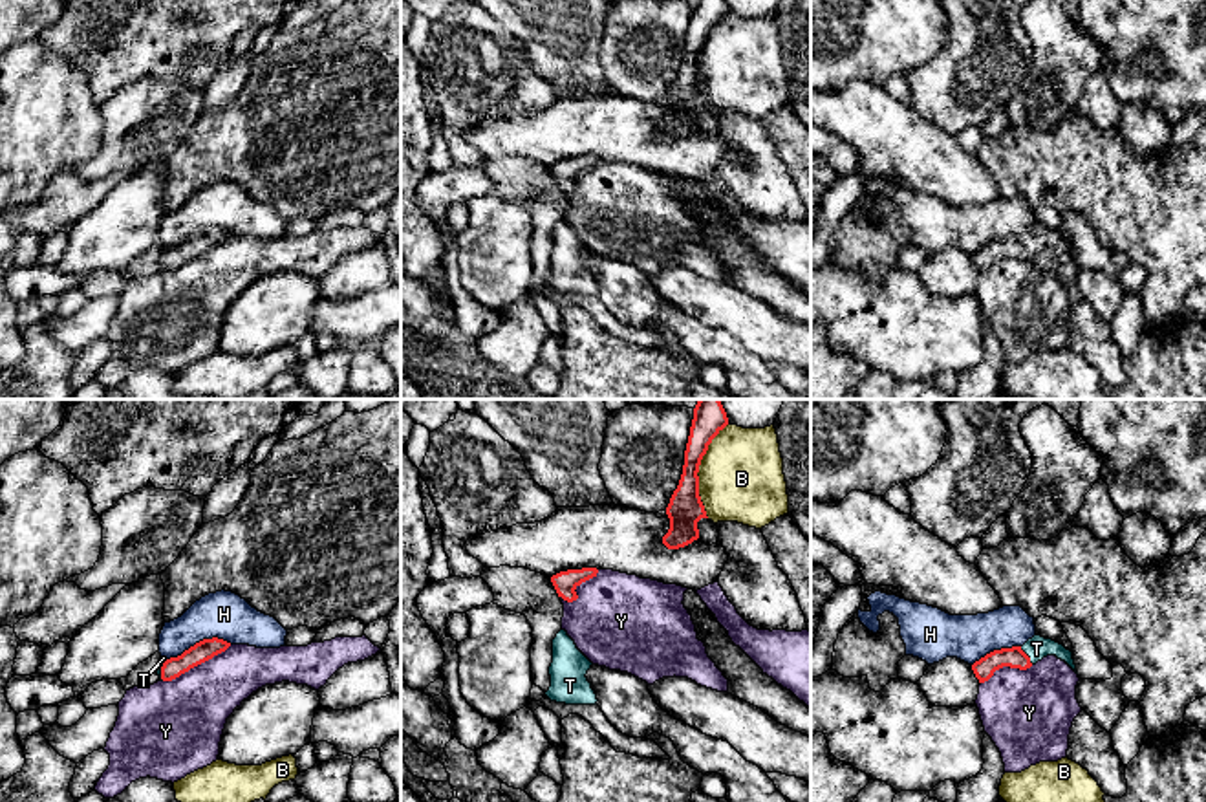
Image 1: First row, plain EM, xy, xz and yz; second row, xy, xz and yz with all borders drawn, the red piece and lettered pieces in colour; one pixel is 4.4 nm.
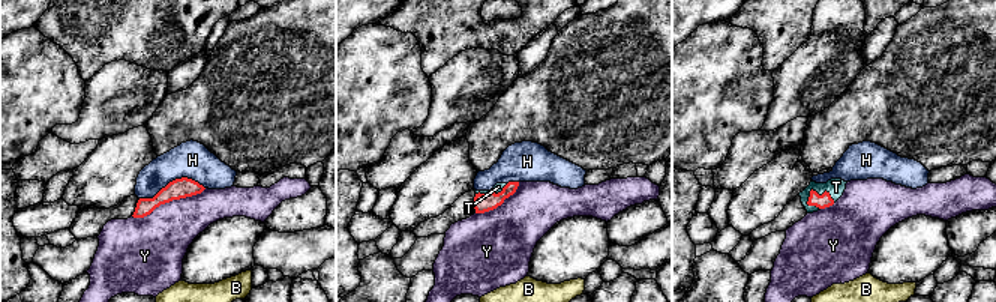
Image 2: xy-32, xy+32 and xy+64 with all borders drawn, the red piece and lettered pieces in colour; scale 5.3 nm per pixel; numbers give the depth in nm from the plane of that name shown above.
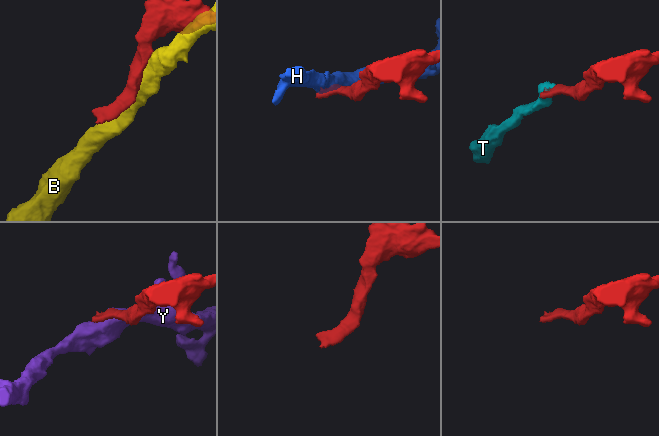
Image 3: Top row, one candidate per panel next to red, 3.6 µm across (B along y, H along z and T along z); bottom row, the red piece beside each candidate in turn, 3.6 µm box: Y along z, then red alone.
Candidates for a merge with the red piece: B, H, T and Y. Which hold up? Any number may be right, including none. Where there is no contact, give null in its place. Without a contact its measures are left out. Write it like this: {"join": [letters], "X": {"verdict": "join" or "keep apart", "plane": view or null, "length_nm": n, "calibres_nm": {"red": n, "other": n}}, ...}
{"join": ["T"], "B": {"verdict": "keep apart", "plane": "xz", "length_nm": 420, "calibres_nm": {"red": 160, "other": 380}}, "H": {"verdict": "keep apart", "plane": "xy", "length_nm": 300, "calibres_nm": {"red": 90, "other": 200}}, "T": {"verdict": "join", "plane": "yz", "length_nm": 100, "calibres_nm": {"red": 90, "other": 100}}, "Y": {"verdict": "keep apart", "plane": "xy", "length_nm": 340, "calibres_nm": {"red": 90, "other": 360}}}

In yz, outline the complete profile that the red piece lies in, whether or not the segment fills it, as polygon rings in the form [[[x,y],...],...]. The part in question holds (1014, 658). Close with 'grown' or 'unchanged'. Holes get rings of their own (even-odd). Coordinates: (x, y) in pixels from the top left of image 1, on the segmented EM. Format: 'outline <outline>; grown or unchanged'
outline [[[1034,635],[1023,646],[994,650],[975,661],[972,665],[972,670],[979,683],[985,683],[994,676],[996,670],[1003,667],[1027,670],[1047,656],[1056,656],[1076,672],[1072,652],[1067,650],[1063,645],[1041,635]]]; grown

